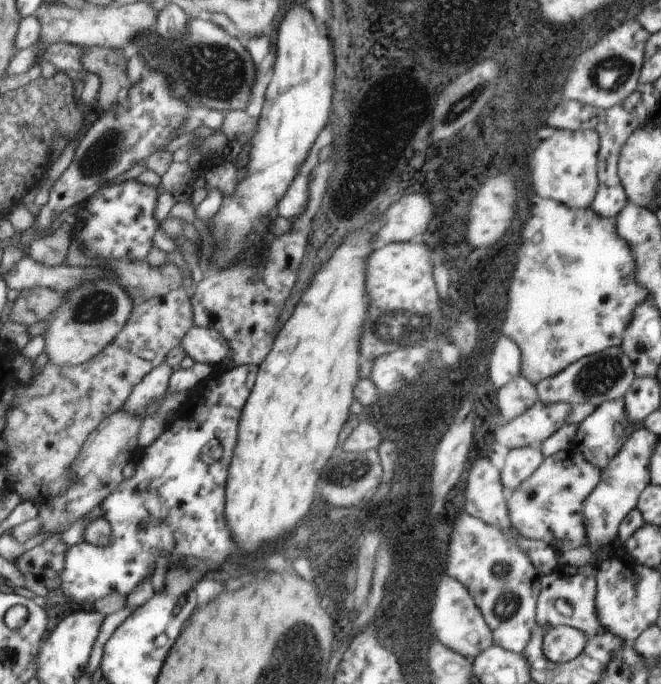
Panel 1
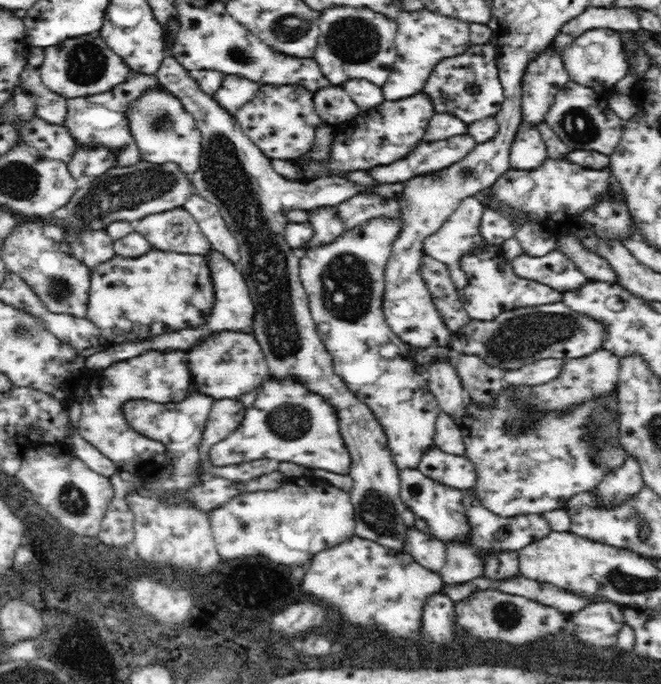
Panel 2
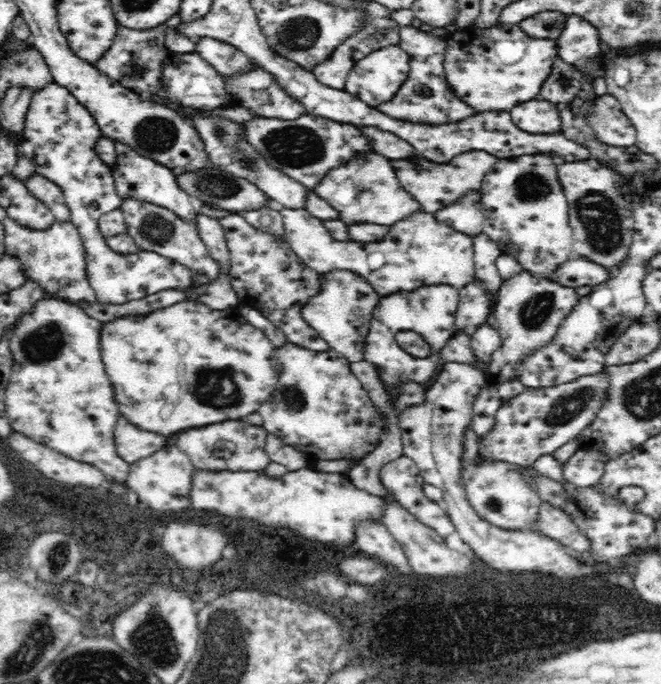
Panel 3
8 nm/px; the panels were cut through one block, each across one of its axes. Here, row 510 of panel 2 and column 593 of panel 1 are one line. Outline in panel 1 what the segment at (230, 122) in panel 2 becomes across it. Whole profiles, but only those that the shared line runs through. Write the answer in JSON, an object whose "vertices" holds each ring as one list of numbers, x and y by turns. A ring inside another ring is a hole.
{"vertices":[[605,348,605,352,599,352,595,356,585,356,577,360,575,364,569,364,557,376,549,376,537,382,537,396,541,396,539,402,545,406,553,406,553,404,569,404,569,406,595,404,599,406,605,402,621,400,631,388,635,378,637,376,633,372,633,364,625,356,625,352,621,348]]}

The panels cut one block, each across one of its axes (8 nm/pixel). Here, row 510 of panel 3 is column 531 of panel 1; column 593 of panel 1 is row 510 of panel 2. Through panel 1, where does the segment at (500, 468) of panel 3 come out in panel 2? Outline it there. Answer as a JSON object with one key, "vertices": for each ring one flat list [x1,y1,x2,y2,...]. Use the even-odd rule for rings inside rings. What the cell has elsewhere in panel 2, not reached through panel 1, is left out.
{"vertices":[[464,490,464,500,462,500,464,508,466,508,466,518,470,524,470,540,472,544,448,544,448,558,446,558,446,566,438,572,438,578,442,578,442,584,450,586,450,584,466,584,474,578,482,576,482,562,484,556,490,550,522,550,542,538,546,538,552,530,546,524,546,520,540,514,528,514,528,516,514,516,514,518,502,518,492,514,490,510,486,510,484,506,480,506,476,494,472,490]]}

